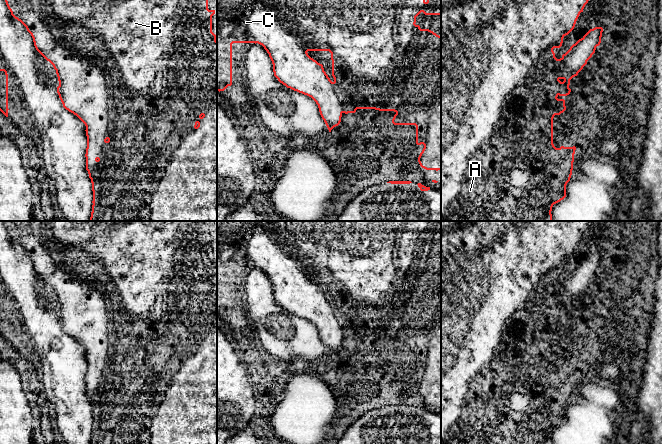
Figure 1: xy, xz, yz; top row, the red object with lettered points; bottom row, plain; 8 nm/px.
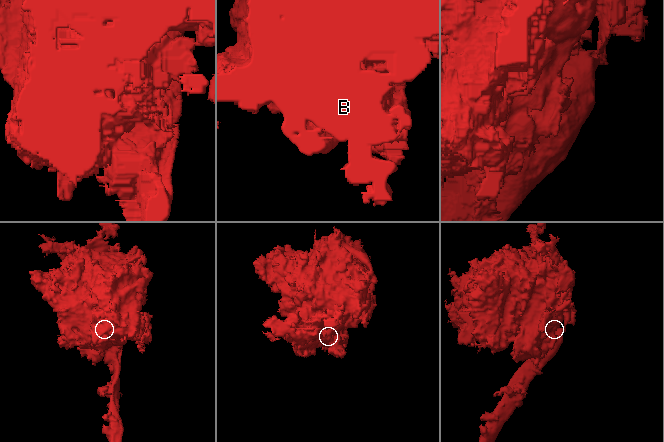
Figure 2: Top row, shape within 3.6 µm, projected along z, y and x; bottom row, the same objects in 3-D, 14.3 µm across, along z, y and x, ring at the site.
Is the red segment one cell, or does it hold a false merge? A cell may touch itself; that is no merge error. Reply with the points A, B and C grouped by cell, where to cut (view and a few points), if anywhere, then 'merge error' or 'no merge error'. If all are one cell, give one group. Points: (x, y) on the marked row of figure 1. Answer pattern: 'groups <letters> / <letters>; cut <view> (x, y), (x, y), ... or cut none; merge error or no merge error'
groups A / B C; cut xy (107, 100), (196, 128); merge error

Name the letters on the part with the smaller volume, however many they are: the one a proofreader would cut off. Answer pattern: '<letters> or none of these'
A

